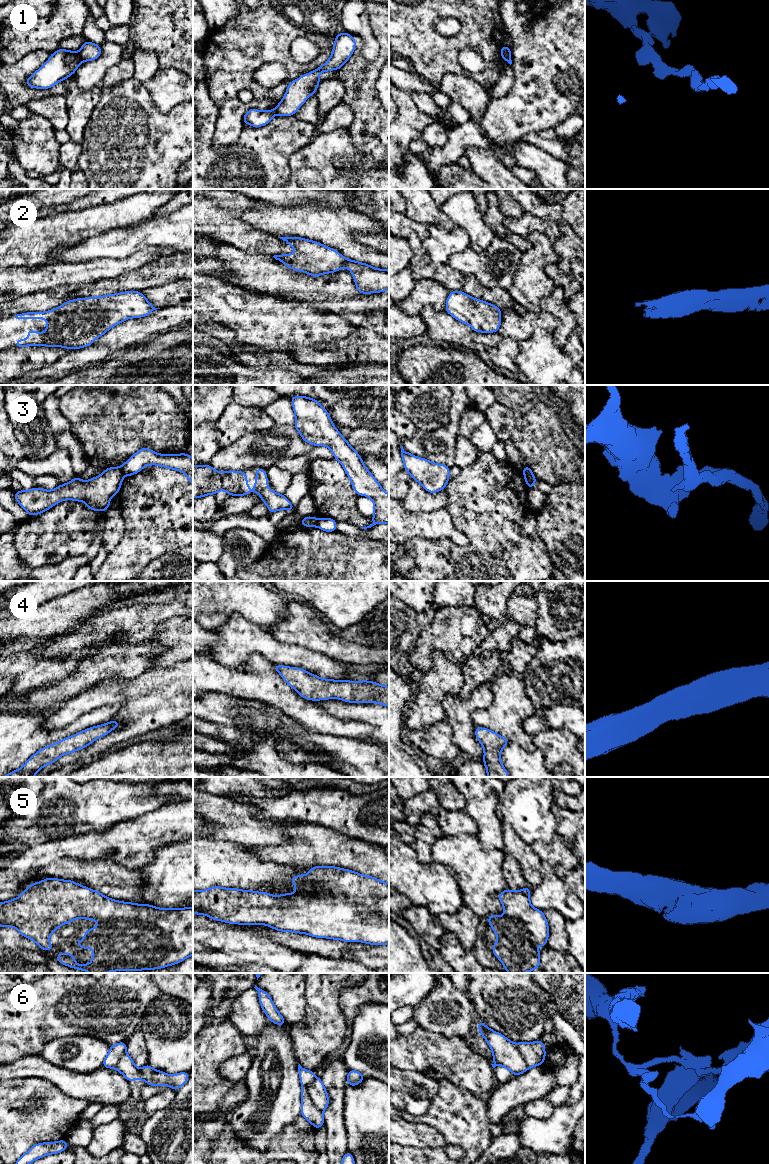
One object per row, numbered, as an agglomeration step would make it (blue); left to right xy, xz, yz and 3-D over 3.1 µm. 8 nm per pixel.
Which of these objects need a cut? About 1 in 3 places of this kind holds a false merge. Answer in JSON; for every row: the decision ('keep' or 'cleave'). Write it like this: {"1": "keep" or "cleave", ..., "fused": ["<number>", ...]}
{"1": "cleave", "2": "keep", "3": "cleave", "4": "keep", "5": "keep", "6": "cleave", "fused": ["1", "3", "6"]}

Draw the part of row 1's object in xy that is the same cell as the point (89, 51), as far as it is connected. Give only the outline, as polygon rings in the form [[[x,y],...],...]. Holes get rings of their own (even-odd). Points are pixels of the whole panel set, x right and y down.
[[[85,41],[77,52],[78,57],[84,61],[96,60],[101,55],[100,45],[96,45],[90,41]]]

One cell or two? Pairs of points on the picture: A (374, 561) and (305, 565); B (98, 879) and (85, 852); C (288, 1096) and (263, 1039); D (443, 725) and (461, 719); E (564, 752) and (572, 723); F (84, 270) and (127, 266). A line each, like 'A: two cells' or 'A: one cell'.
A: one cell
B: two cells
C: one cell
D: two cells
E: two cells
F: one cell

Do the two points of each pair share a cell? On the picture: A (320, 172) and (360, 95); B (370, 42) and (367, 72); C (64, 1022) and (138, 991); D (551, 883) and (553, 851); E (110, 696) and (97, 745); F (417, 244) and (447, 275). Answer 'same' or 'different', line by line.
A: different
B: different
C: same
D: different
E: same
F: same

